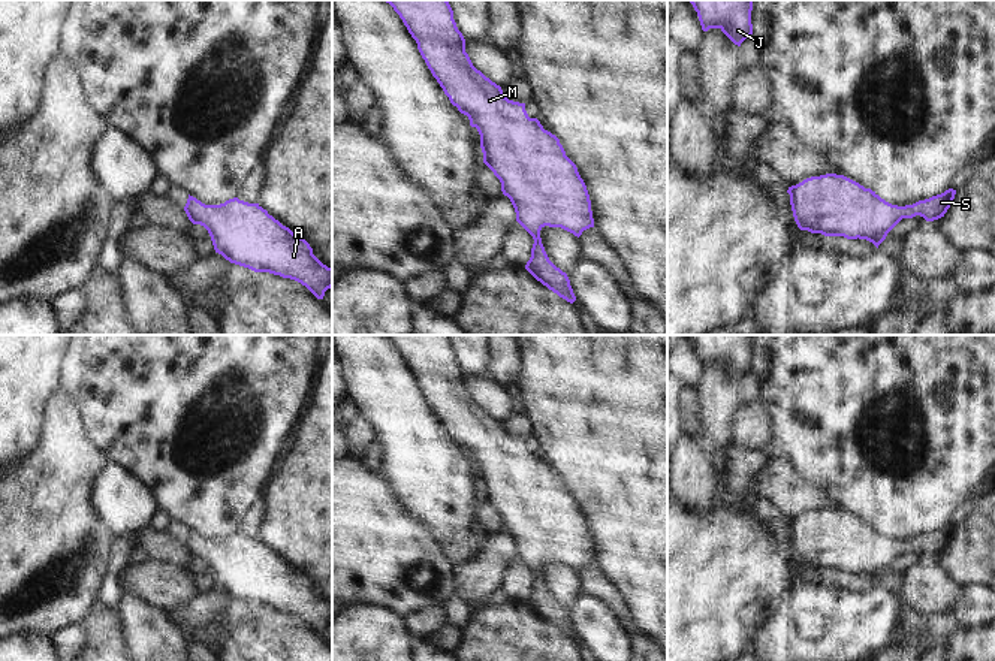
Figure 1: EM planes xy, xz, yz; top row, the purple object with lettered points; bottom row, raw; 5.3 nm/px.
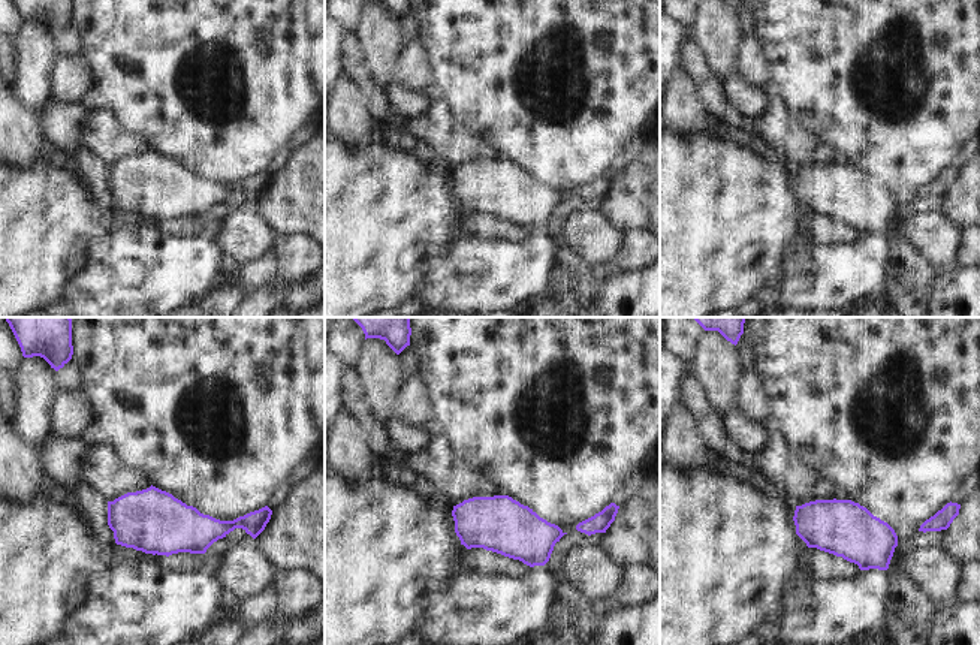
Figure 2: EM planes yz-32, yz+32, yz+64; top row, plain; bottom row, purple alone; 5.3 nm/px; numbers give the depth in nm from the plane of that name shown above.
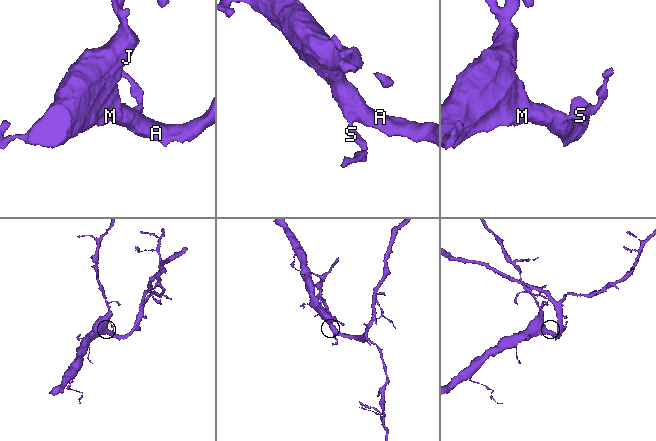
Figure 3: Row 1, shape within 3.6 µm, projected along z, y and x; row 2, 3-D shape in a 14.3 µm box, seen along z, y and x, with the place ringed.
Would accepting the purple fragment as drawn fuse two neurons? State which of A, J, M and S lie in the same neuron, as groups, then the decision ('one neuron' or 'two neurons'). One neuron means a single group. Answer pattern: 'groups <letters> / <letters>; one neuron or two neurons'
groups A J M S; one neuron

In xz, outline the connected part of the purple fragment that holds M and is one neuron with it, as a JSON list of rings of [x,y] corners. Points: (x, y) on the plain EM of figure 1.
[[[385,335],[399,350],[417,378],[432,411],[450,438],[468,452],[480,470],[483,498],[501,517],[501,526],[515,543],[516,556],[533,571],[531,592],[525,604],[560,633],[573,639],[576,631],[566,607],[548,592],[540,565],[561,562],[575,571],[594,562],[591,535],[576,499],[566,491],[560,474],[545,465],[537,453],[530,453],[525,438],[509,435],[501,422],[477,405],[465,387],[465,374],[453,354],[447,335]]]

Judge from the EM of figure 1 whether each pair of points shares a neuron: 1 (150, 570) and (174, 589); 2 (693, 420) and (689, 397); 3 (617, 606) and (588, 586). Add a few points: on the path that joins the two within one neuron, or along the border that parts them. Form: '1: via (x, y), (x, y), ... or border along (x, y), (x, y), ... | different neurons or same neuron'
1: via (156, 576), (168, 586) | same neuron
2: via (692, 414), (689, 403) | same neuron
3: via (611, 598), (596, 586) | same neuron

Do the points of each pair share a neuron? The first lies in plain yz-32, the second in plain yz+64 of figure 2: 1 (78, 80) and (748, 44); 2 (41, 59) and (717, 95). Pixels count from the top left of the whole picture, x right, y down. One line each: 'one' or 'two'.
1: one
2: two

